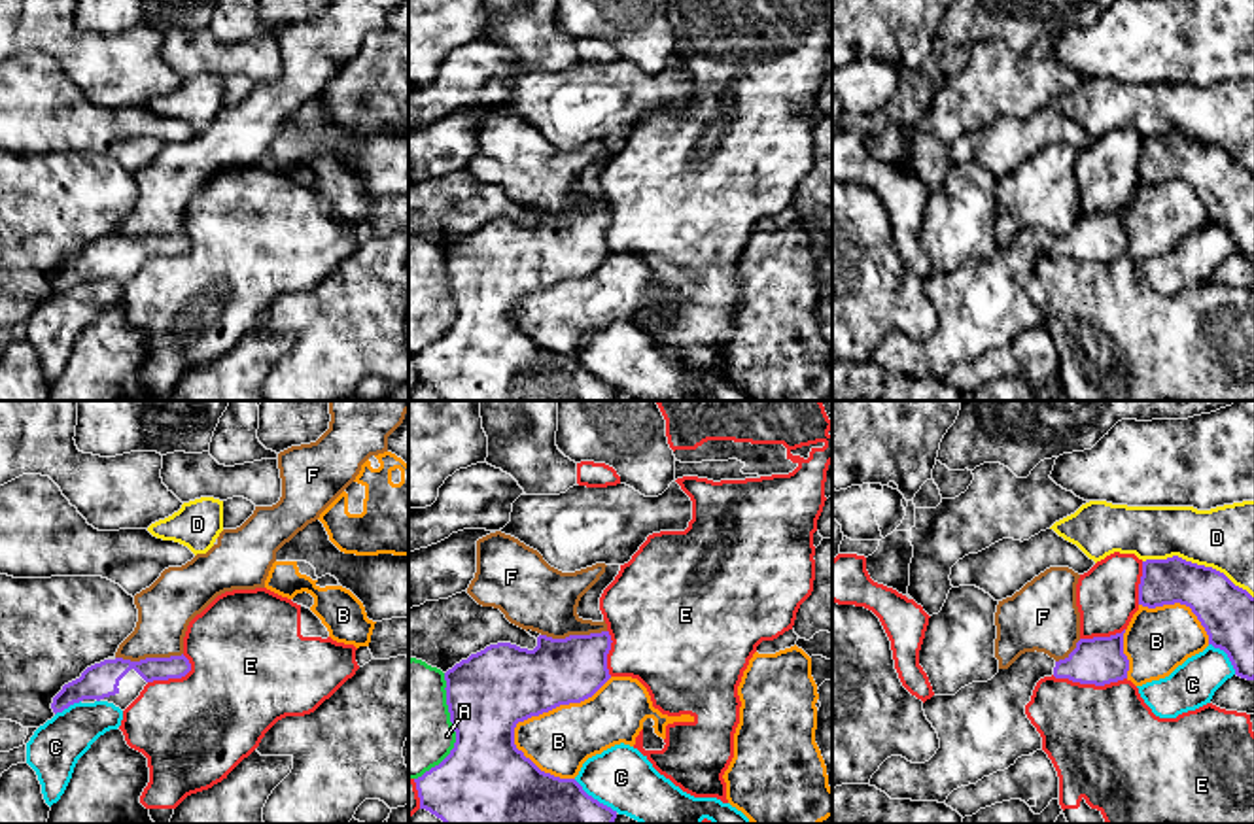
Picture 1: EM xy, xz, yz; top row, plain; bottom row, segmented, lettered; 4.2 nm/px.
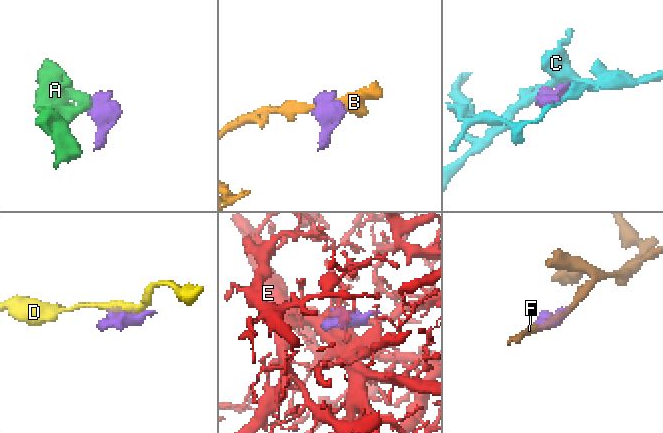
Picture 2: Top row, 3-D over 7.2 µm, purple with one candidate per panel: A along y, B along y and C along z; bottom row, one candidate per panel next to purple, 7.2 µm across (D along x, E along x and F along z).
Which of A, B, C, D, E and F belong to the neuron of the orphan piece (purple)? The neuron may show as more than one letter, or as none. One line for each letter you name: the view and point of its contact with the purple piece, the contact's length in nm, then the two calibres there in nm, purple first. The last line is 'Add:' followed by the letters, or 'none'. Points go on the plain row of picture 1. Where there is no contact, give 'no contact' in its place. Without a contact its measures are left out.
Add: none

